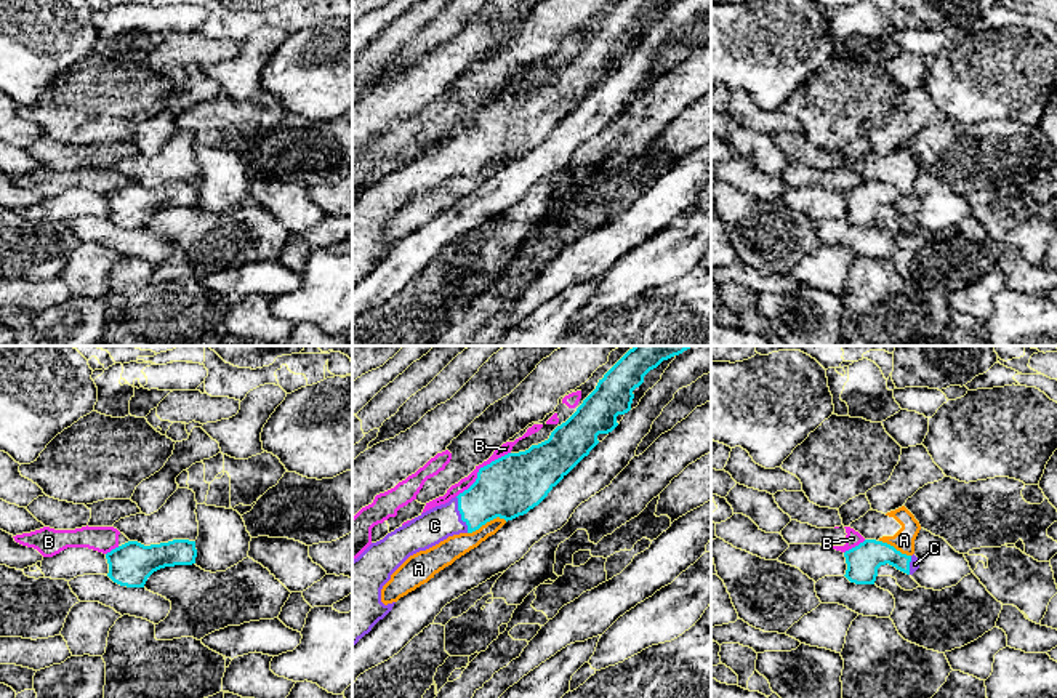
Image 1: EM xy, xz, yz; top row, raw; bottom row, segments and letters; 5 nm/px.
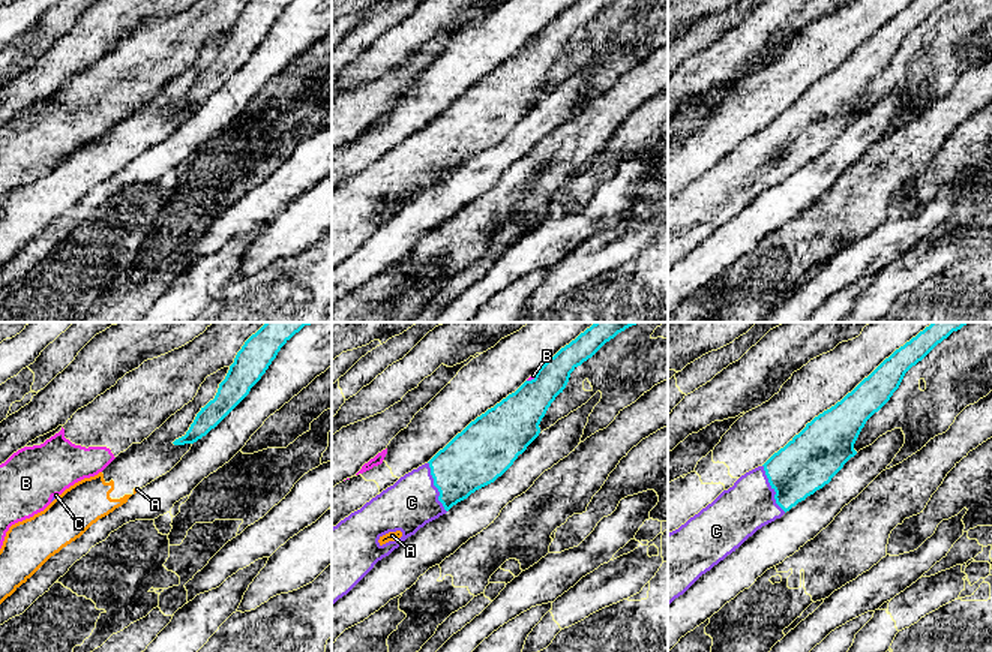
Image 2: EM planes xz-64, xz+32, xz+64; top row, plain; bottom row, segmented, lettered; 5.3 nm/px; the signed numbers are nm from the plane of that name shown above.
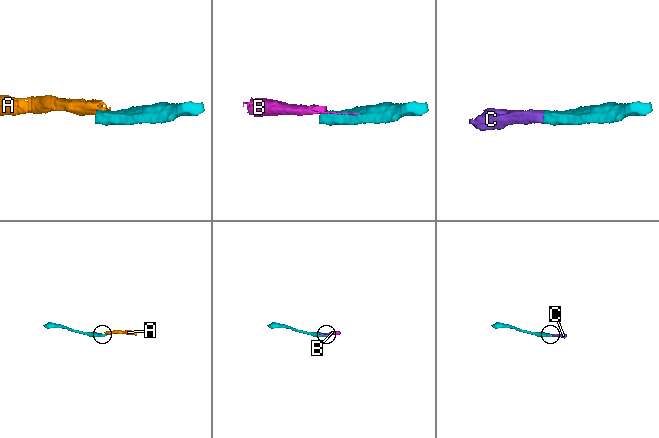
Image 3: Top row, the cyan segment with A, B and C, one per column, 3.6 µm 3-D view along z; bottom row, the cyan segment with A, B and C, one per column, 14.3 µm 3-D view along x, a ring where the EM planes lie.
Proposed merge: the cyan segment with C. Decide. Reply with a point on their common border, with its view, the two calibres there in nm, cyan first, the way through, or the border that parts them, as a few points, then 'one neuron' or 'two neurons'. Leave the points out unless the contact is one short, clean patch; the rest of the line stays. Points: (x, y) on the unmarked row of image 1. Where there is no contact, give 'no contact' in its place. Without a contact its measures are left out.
meets cyan in xz at (460, 154); 300 nm thick on the cyan side, 170 nm on the other; runs through xz (503, 130), (460, 154), (434, 167); one neuron

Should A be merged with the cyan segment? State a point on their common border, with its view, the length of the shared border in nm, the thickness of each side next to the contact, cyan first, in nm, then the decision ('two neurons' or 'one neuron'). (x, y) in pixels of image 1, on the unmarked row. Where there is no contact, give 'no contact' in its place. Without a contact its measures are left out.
xz (487, 162) | 220 nm | 300/120 nm | two neurons

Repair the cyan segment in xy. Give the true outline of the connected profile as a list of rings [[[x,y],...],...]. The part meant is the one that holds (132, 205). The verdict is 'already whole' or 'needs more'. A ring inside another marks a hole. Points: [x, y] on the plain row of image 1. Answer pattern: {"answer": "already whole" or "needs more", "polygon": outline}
{"answer": "already whole", "polygon": [[[173,181],[168,184],[144,187],[128,183],[106,195],[107,218],[127,229],[144,229],[147,219],[165,208],[195,205],[195,183]]]}

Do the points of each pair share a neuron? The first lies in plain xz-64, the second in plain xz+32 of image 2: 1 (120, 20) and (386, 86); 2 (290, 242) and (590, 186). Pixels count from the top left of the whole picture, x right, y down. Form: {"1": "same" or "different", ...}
{"1": "same", "2": "different"}

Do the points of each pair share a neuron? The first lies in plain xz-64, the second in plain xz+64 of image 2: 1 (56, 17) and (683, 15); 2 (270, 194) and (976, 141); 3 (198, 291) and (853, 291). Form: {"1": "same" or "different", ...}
{"1": "different", "2": "different", "3": "same"}

